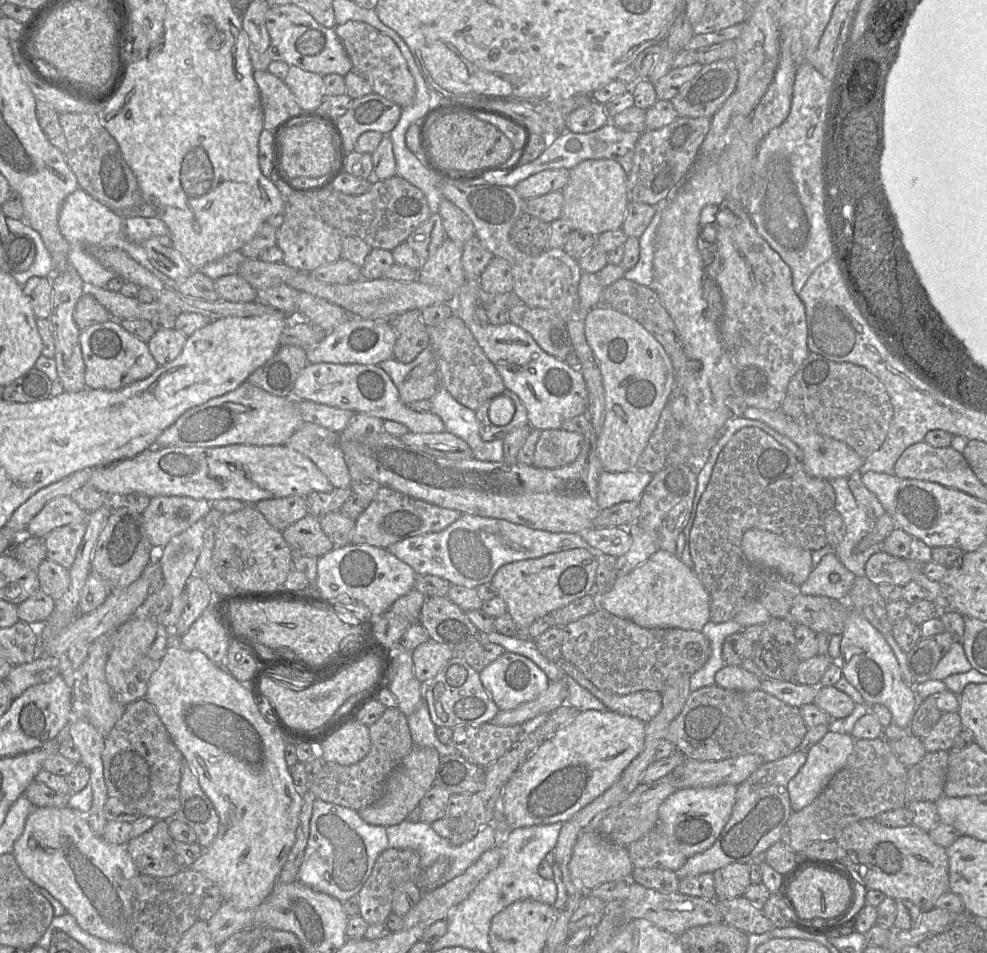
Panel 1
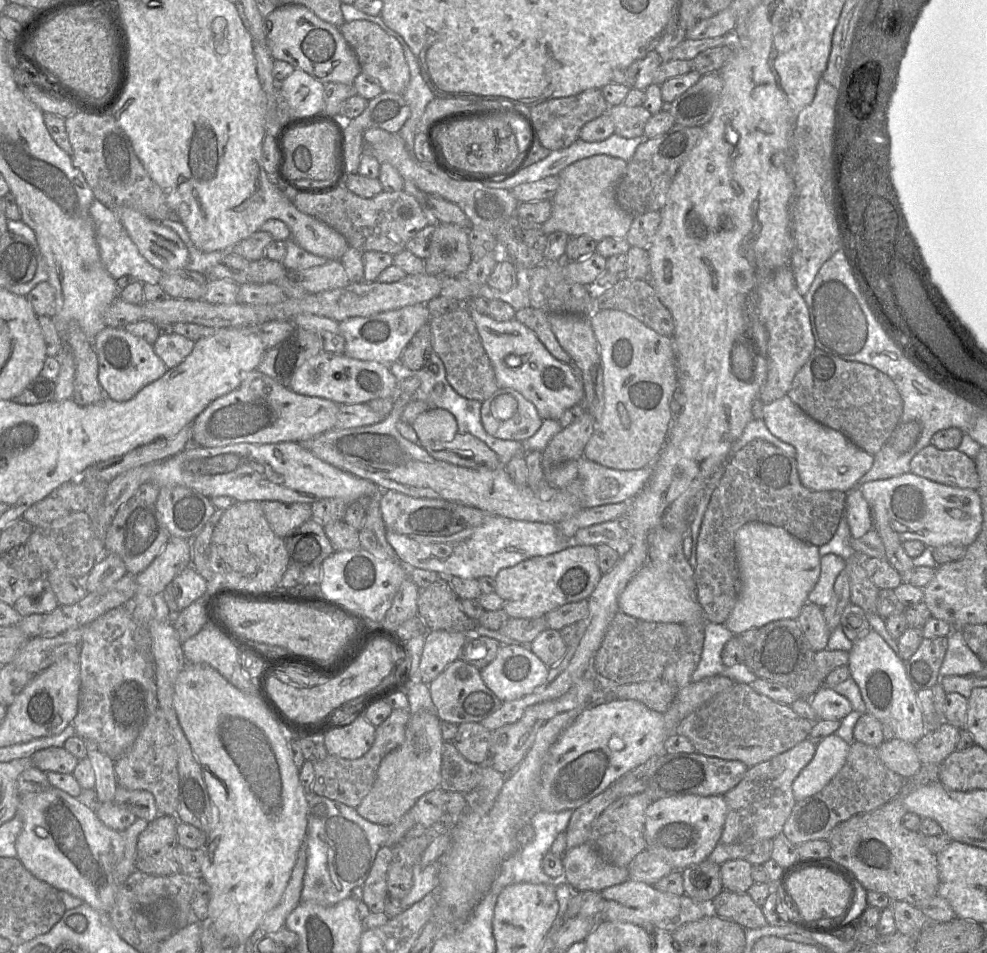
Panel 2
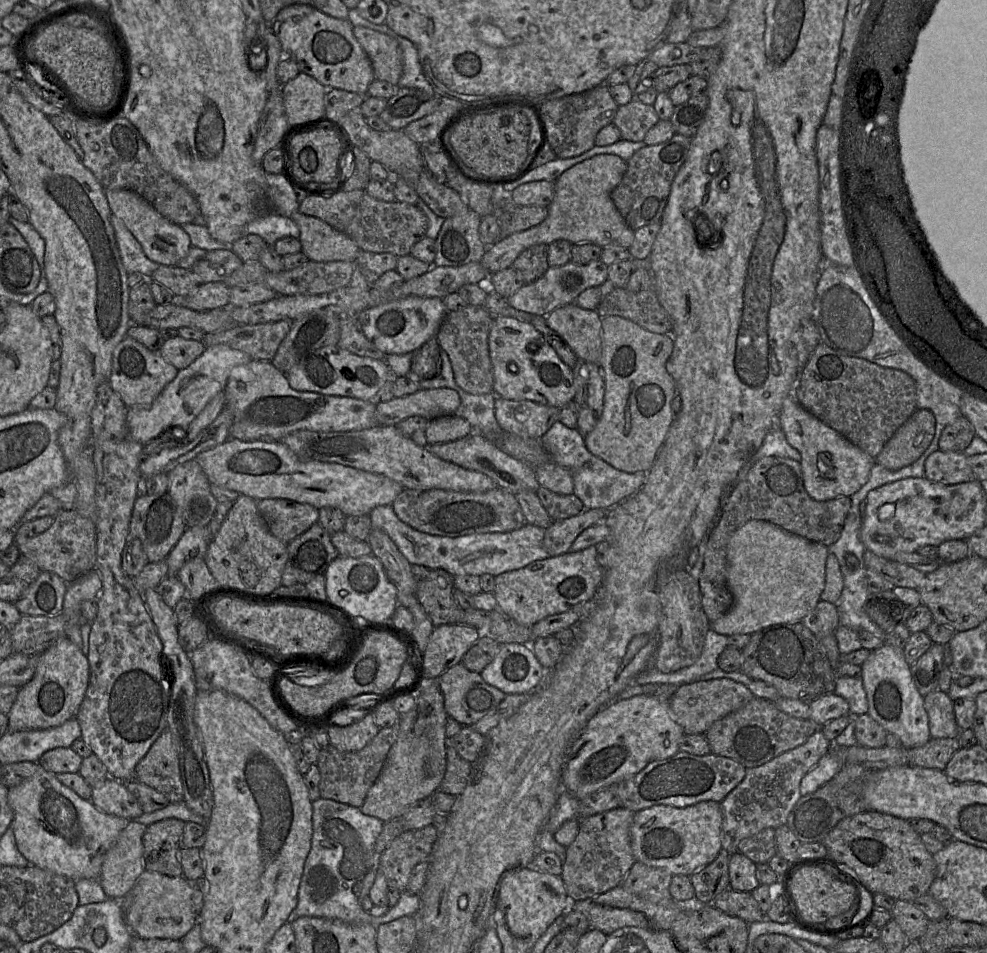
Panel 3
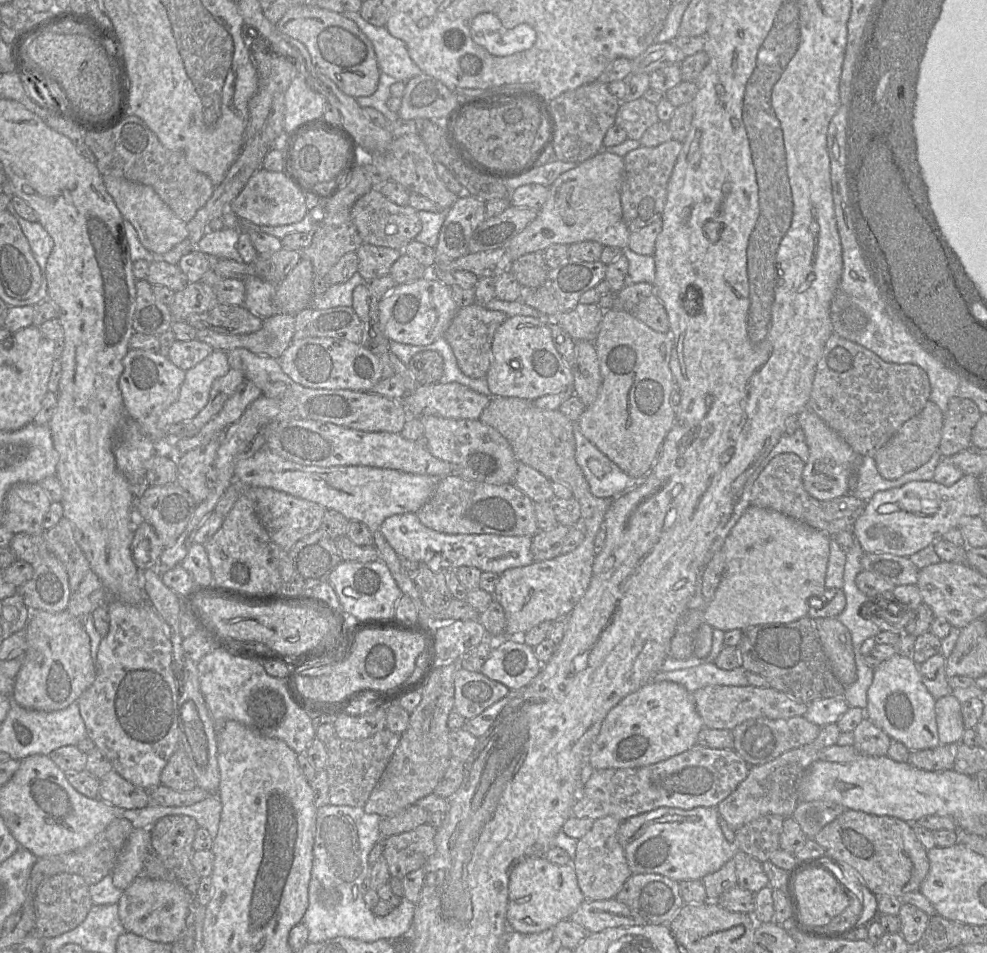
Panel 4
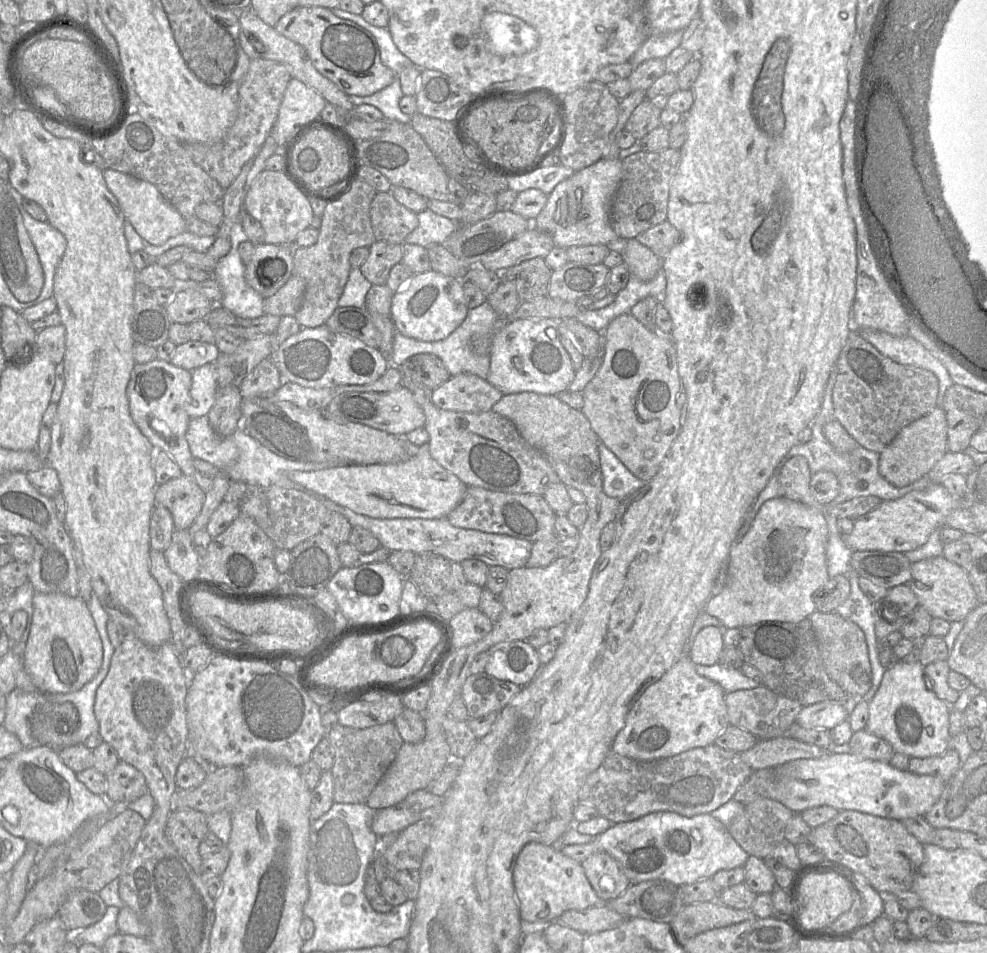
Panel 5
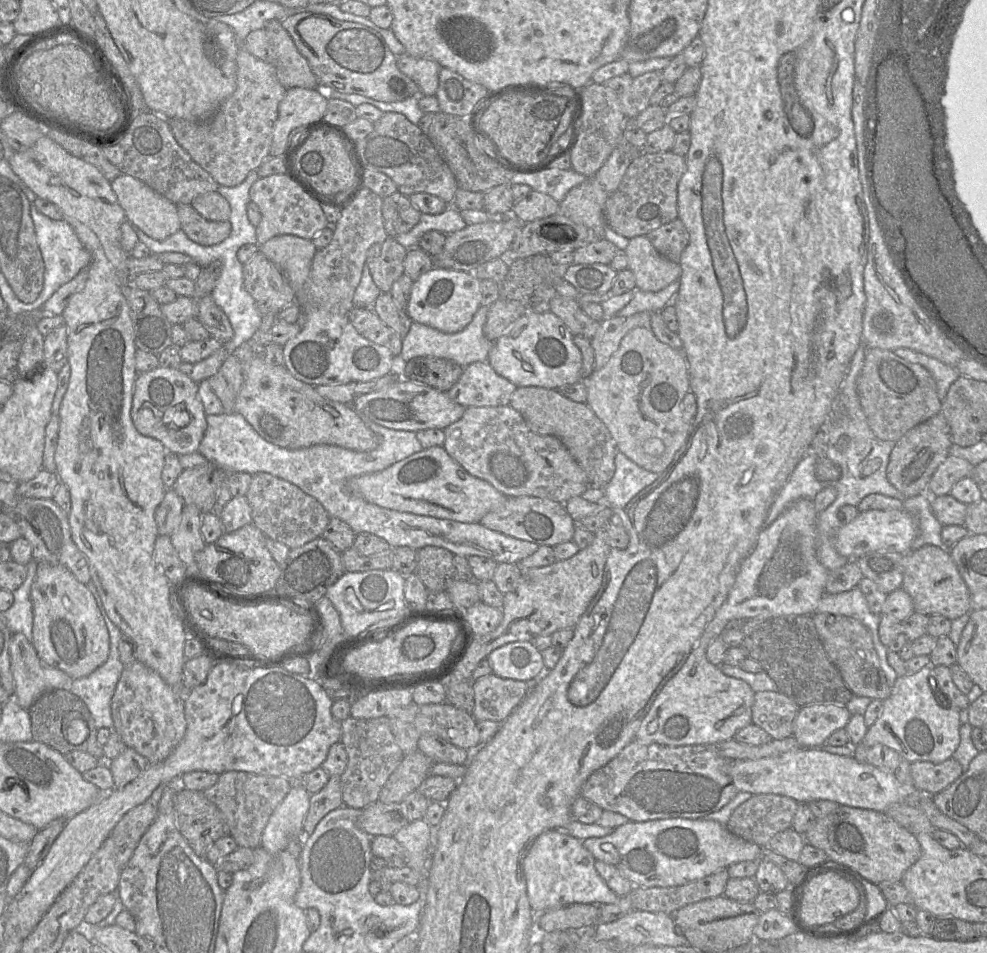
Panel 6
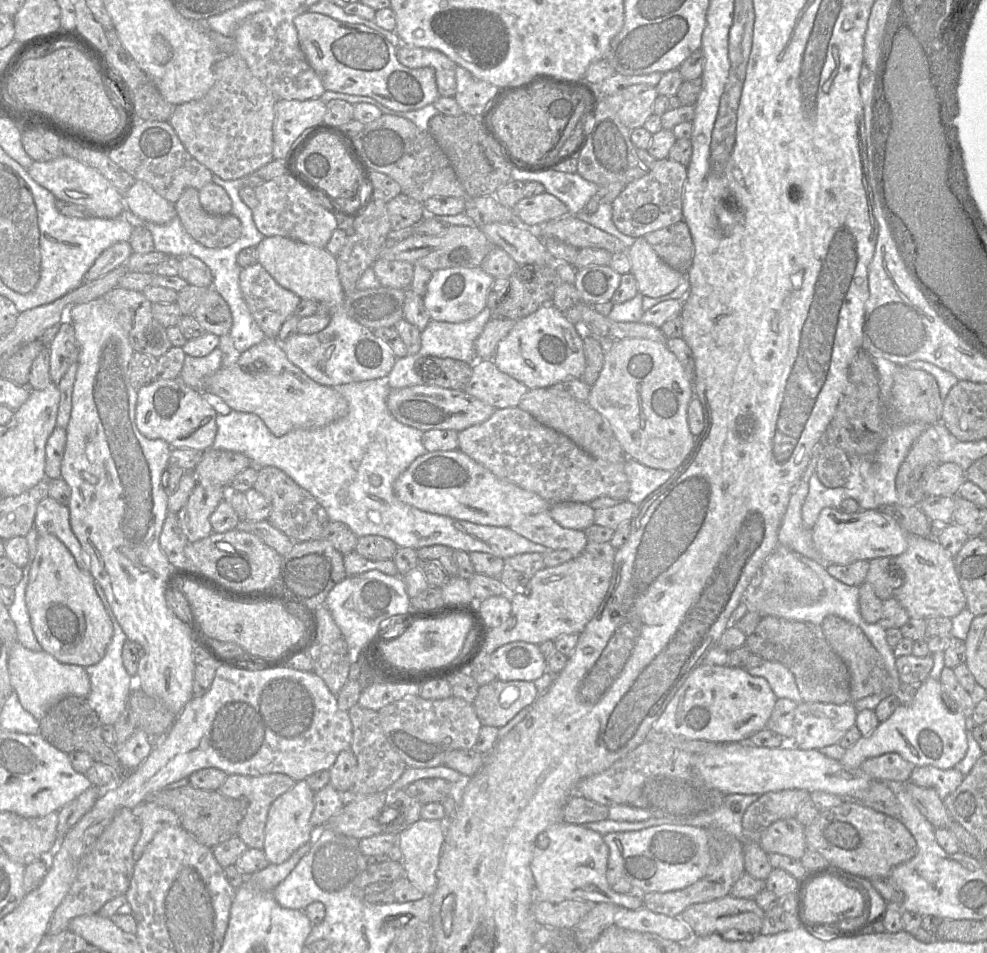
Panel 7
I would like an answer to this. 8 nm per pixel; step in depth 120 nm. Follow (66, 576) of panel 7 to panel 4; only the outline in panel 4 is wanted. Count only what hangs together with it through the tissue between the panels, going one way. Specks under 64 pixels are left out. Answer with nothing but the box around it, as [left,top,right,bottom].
[11,610,96,712]

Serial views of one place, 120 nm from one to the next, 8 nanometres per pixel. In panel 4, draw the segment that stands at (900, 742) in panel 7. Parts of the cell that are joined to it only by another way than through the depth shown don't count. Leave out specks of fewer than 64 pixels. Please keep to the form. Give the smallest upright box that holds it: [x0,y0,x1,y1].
[866,653,940,751]

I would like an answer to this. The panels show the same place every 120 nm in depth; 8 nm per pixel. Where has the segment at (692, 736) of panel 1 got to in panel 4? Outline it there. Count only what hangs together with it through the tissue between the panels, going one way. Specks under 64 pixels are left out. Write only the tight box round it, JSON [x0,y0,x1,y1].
[731,716,820,766]

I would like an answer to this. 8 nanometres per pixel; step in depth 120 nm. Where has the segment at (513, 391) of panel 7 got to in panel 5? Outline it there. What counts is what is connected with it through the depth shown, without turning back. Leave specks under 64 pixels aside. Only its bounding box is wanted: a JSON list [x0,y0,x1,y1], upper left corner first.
[429,373,502,413]

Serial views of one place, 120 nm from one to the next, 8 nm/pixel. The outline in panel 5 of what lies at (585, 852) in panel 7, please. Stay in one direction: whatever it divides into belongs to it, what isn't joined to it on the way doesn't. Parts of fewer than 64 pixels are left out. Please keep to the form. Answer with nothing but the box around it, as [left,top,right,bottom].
[514,842,604,923]

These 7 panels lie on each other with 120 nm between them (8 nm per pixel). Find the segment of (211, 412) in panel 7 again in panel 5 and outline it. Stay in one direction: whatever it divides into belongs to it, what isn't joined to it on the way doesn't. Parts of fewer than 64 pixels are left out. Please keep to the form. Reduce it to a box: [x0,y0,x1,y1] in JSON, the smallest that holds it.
[126,358,197,478]

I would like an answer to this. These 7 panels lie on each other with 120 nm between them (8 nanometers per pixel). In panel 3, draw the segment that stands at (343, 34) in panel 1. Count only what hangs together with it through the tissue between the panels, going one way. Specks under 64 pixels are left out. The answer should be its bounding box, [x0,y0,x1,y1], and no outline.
[353,26,403,85]

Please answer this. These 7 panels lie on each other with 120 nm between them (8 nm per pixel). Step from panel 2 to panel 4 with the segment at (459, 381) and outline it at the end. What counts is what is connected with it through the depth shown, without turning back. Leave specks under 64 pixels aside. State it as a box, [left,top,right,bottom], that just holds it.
[442,302,507,379]

